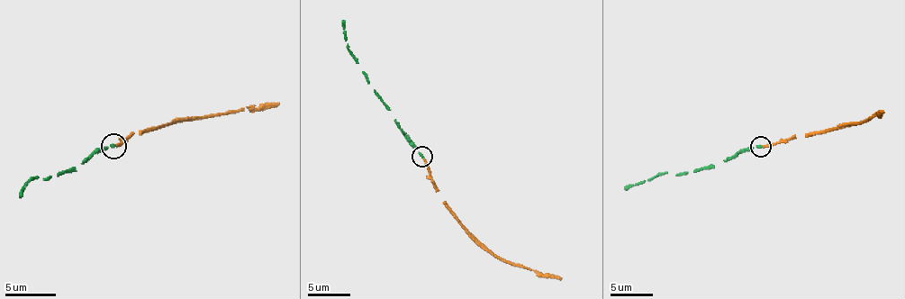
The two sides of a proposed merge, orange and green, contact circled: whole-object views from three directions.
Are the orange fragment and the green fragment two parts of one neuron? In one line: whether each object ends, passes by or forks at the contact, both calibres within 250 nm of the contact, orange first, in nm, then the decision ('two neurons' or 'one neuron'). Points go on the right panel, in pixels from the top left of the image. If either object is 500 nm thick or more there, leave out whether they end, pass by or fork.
orange ends there; green ends there; 190 nm thick on the orange side, 190 nm on the other; one neuron

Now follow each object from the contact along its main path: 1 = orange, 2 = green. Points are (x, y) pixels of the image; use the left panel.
1: (114, 146), (134, 133), (185, 119), (215, 116), (245, 106), (278, 106)
2: (114, 146), (96, 149), (86, 158), (57, 176), (36, 176), (26, 184), (19, 196)

